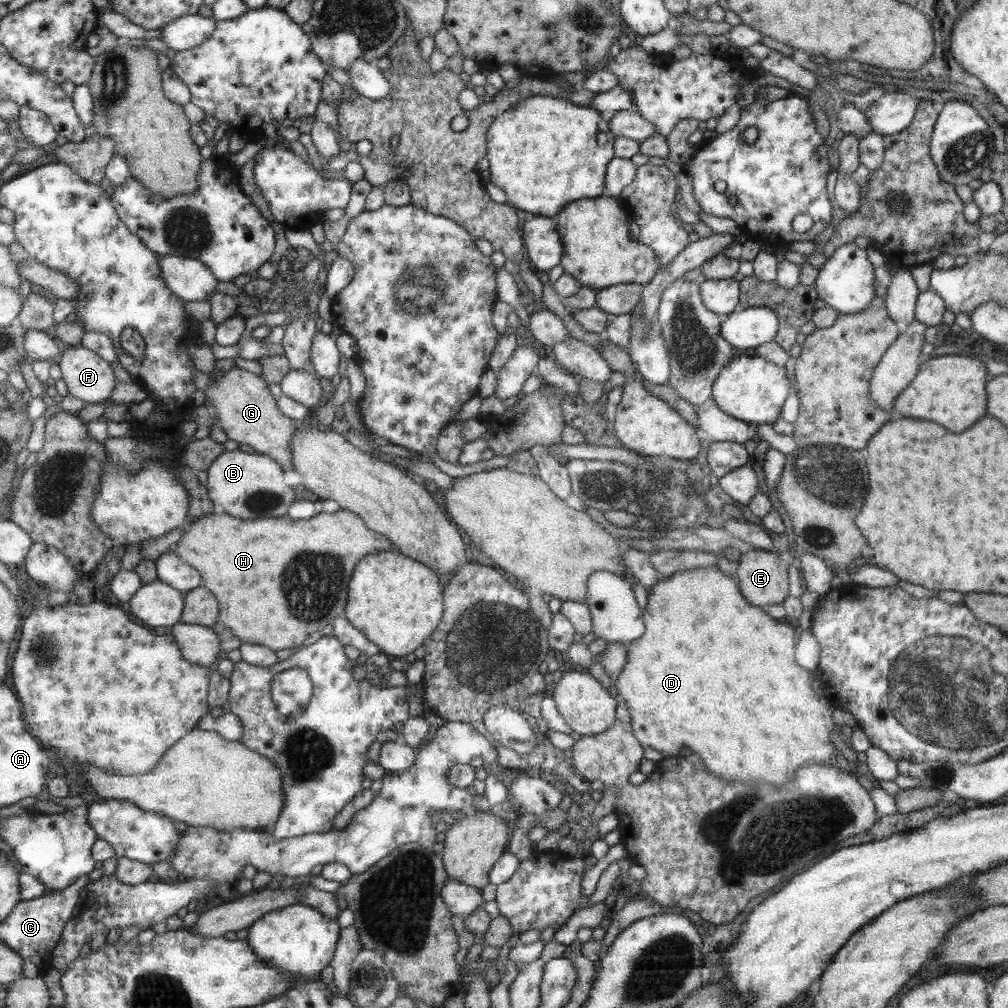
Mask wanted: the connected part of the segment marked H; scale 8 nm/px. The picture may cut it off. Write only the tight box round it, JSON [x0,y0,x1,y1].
[172,509,393,652]

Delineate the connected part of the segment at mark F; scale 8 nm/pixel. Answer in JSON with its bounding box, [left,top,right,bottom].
[59,346,117,403]

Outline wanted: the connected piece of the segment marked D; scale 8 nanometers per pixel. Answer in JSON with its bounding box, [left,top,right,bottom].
[613,567,835,784]

